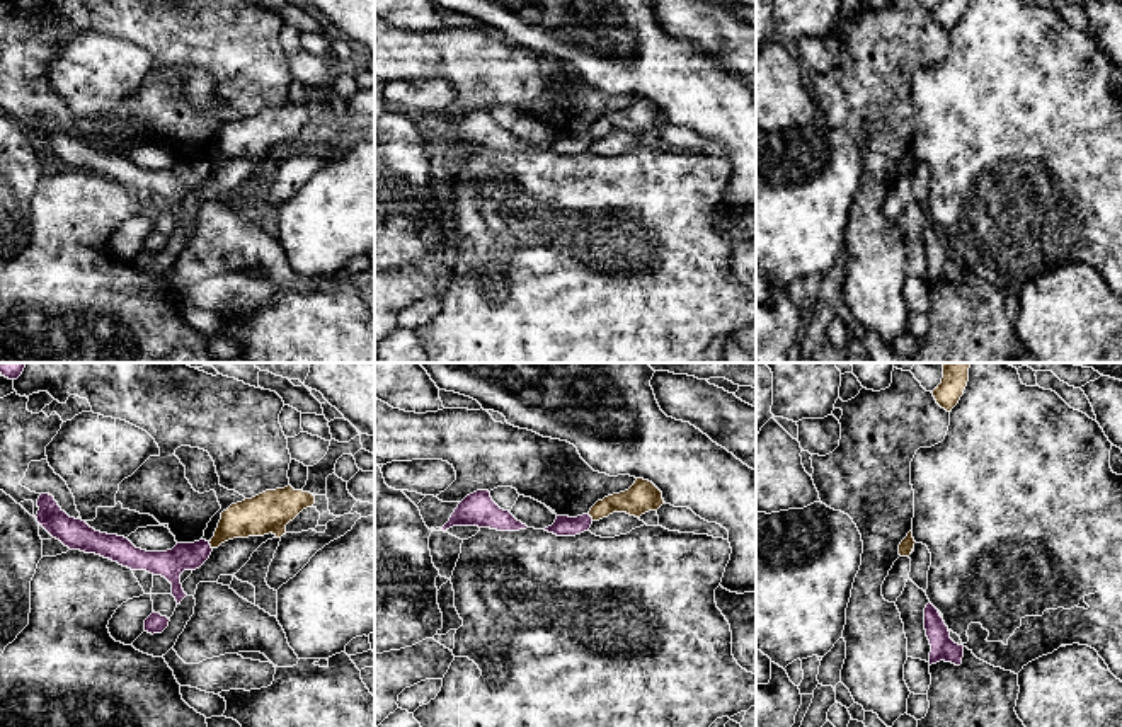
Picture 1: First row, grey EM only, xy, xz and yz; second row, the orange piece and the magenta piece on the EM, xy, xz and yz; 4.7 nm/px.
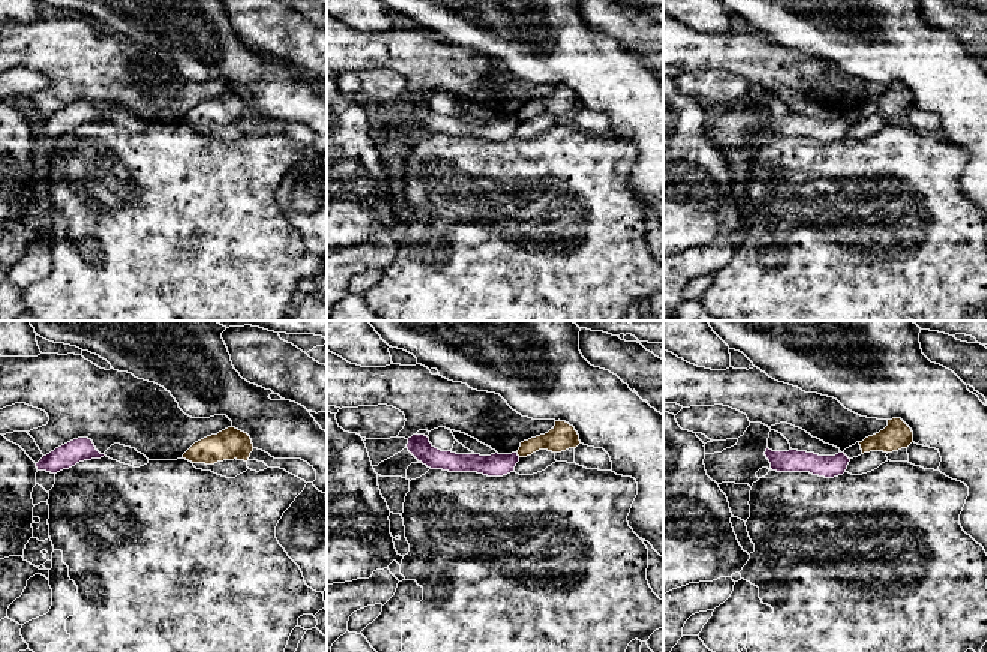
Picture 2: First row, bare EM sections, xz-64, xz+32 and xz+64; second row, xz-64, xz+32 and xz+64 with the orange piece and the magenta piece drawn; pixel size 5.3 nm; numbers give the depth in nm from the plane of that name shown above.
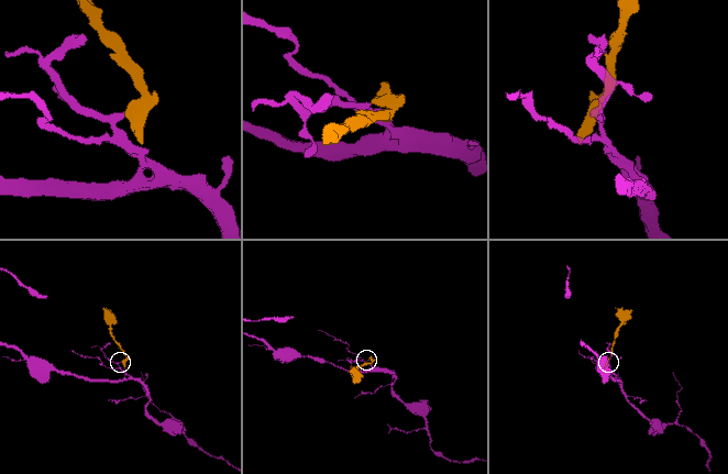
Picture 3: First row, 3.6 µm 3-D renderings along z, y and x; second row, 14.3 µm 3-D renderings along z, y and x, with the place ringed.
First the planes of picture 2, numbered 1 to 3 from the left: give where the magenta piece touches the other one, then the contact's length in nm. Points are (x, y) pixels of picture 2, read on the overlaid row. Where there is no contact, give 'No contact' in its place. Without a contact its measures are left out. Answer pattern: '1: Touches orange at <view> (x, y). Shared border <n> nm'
1: No contact
2: Touches orange at xz+32 (518, 454). Shared border 40 nm
3: No contact

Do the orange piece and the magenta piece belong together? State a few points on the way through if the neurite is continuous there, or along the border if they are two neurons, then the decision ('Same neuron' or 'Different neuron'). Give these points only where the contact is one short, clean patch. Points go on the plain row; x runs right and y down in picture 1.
Boundary: xz (588, 131), (593, 138). Different neuron

